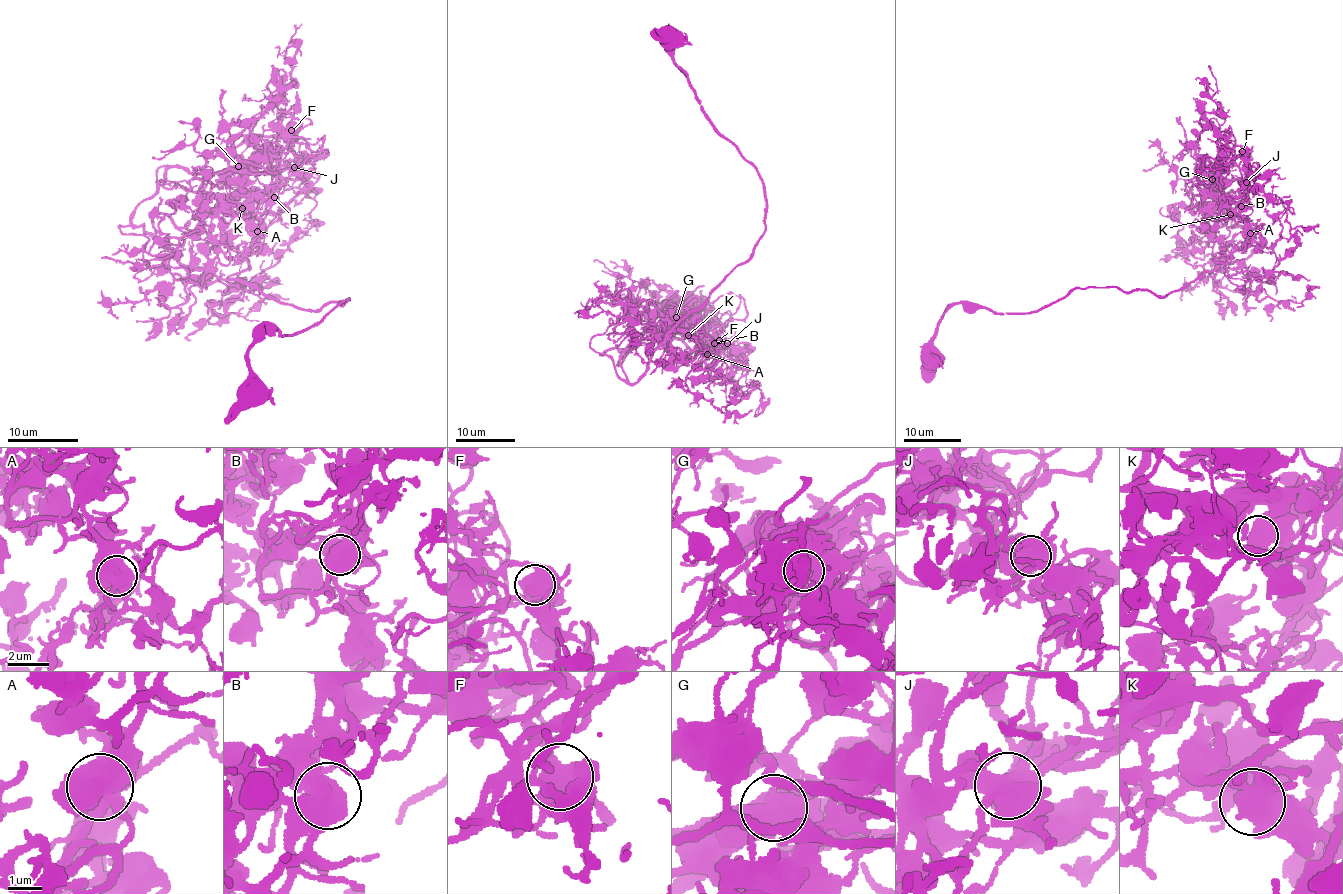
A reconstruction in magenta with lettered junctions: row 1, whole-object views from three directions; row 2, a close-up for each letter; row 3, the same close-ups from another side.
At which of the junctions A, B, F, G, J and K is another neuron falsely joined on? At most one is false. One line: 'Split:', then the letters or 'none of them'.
Split: none of them

